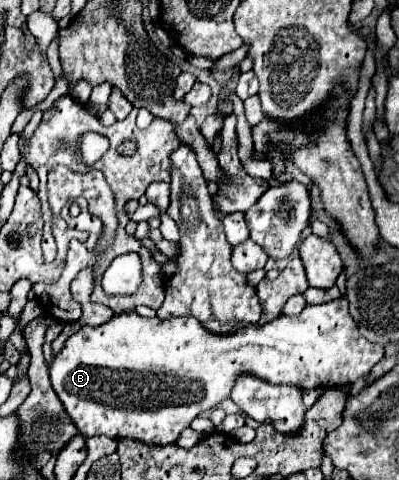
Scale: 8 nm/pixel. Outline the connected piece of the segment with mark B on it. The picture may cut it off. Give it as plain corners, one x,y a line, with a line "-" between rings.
339,297
335,301
329,301
329,303
321,303
321,305
307,305
299,315
295,317
277,317
265,325
245,325
233,333
209,333
209,329
205,329
195,317
173,317
173,319
145,319
141,317
139,313
135,311
129,311
129,313
119,313
119,315
113,315
113,319
109,319
107,323
99,325
99,327
81,327
75,335
71,335
65,343
65,347
61,349
61,353
55,355
53,363
49,365
49,377
51,377
51,385
55,389
55,393
59,395
67,415
73,419
75,427
81,429
81,433
85,437
95,437
95,435
107,435
107,437
113,437
113,439
123,439
123,437
129,437
129,439
137,439
137,441
143,441
143,443
149,443
149,445
169,445
169,443
175,443
179,433
189,427
189,423
203,411
209,411
213,407
217,407
223,399
229,399
229,393
233,389
233,381
237,381
239,375
253,375
253,377
263,377
263,381
269,381
273,385
297,385
297,389
303,389
303,391
309,391
309,389
325,389
325,387
345,387
345,385
353,385
357,379
365,377
371,367
381,361
383,357
383,347
381,345
373,345
369,343
365,337
361,337
361,333
357,331
357,325
353,323
349,311
347,311
347,299
345,297

